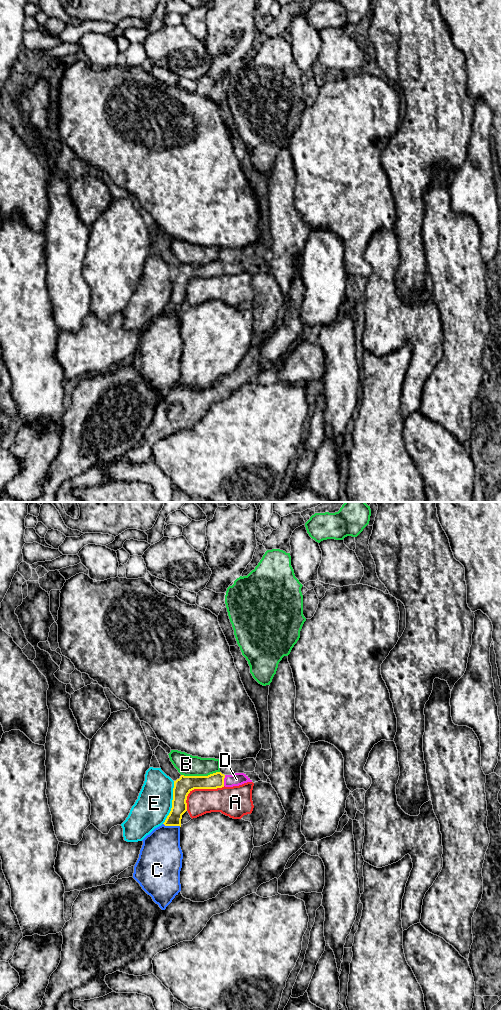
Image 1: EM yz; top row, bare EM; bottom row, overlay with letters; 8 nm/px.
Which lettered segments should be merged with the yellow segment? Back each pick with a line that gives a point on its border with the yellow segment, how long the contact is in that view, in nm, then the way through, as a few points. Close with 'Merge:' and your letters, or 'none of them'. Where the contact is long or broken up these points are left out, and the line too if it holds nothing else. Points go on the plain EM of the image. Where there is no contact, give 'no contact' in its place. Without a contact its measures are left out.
D: meets yellow in yz at (223, 268); contact 90 nm long; runs through yz (216, 268), (223, 268), (236, 267)
Merge: D

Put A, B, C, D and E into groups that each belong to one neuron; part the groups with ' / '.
A / B / C / D / E

